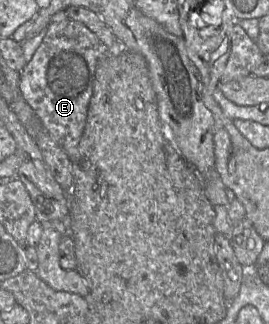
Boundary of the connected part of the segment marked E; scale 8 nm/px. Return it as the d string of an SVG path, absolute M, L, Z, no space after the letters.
M71 19L50 22L40 46L20 71L19 87L23 98L68 155L77 147L85 128L96 65L102 50L101 41L82 22Z

